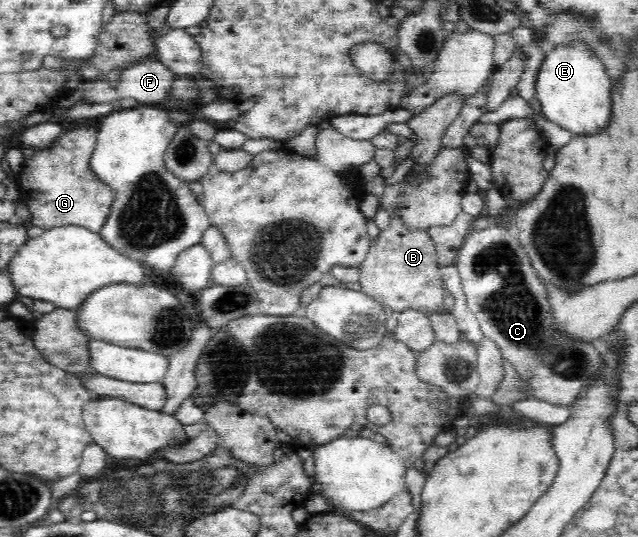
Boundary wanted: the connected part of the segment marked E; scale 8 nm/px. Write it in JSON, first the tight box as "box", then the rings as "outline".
{"box":[535,41,613,135],"outline":[[[585,41],[555,44],[542,62],[535,86],[544,116],[573,134],[590,135],[602,131],[610,121],[613,80]]]}

